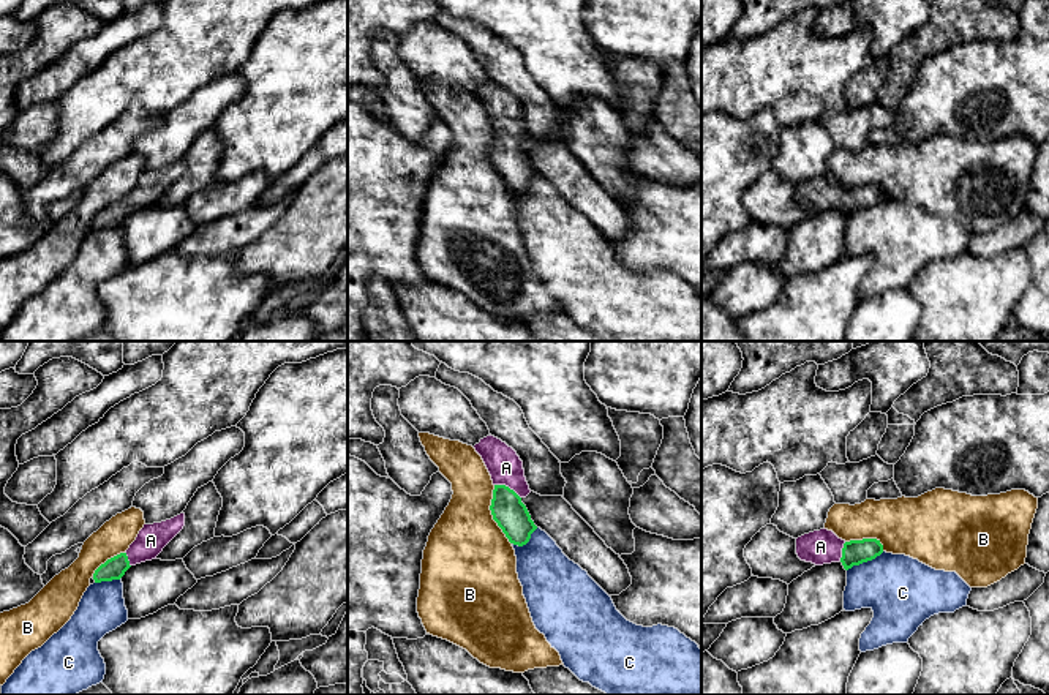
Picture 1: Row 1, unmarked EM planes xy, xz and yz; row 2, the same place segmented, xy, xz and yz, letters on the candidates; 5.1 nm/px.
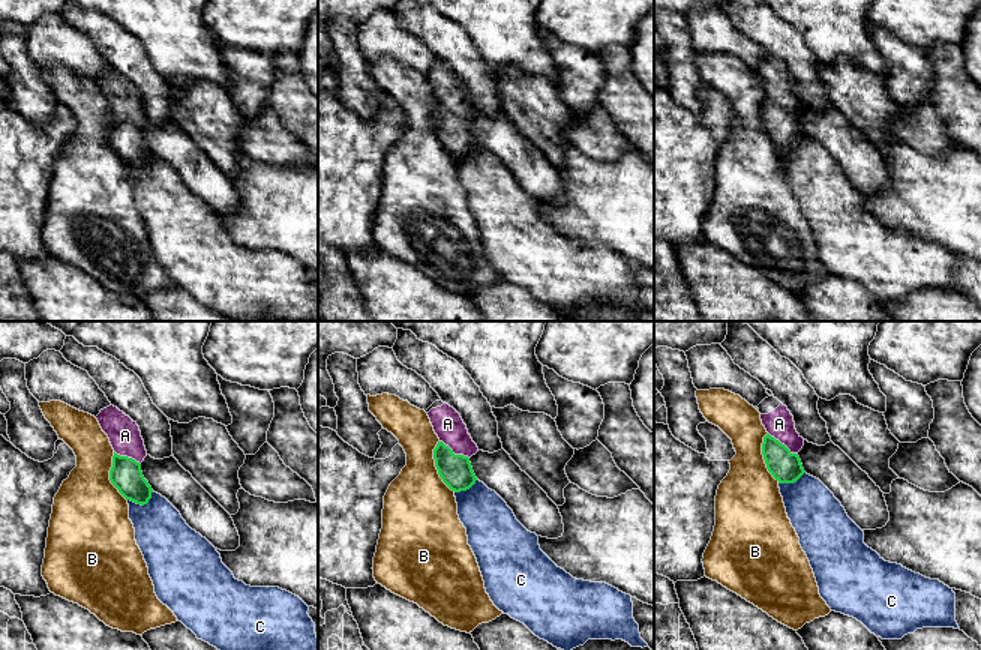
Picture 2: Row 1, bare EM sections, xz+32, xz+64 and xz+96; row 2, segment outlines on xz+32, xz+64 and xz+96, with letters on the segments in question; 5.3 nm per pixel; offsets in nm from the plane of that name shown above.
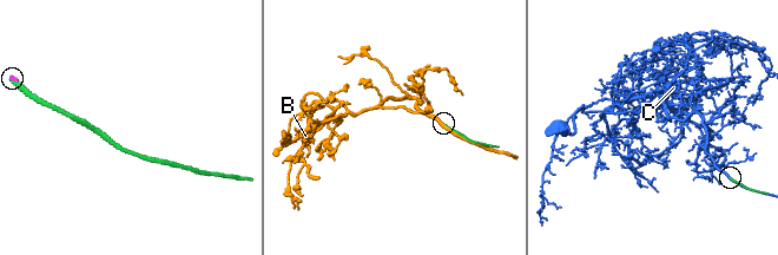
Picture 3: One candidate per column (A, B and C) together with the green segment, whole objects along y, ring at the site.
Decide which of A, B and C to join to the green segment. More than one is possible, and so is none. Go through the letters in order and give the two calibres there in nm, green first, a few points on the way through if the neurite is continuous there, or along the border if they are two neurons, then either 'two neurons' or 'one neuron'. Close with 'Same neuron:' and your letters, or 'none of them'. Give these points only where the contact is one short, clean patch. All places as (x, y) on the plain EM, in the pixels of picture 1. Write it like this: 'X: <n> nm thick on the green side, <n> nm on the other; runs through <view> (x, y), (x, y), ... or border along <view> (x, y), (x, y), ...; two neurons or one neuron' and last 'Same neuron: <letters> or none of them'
A: 170 nm thick on the green side, 170 nm on the other; one neuron
B: 170 nm thick on the green side, 440 nm on the other; two neurons
C: 130 nm thick on the green side, 360 nm on the other; two neurons
Same neuron: A

